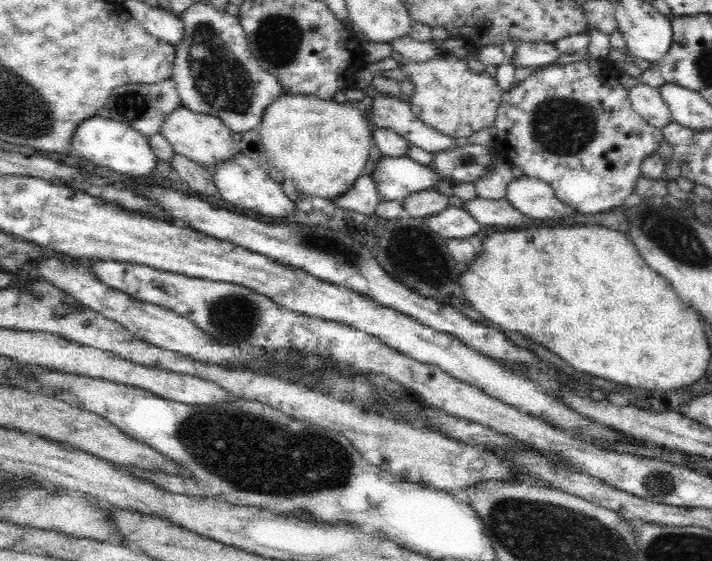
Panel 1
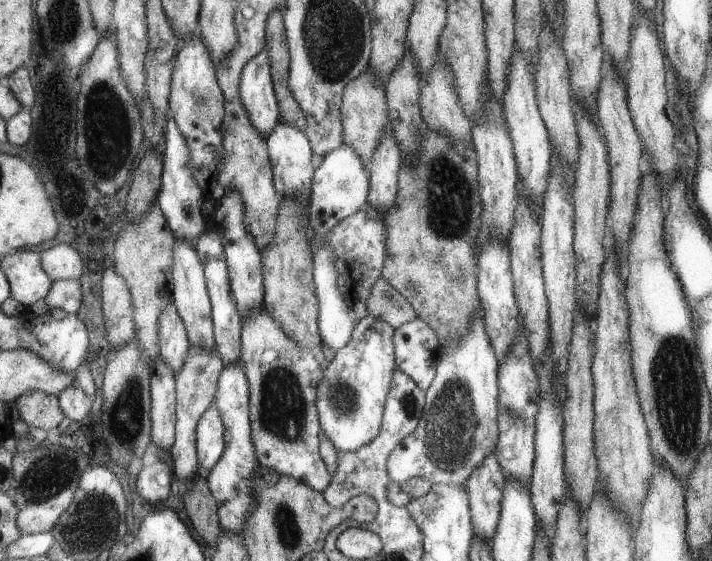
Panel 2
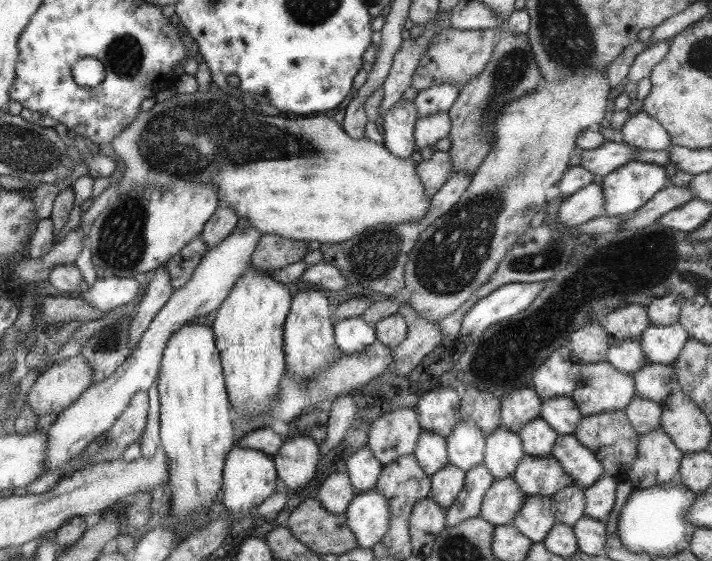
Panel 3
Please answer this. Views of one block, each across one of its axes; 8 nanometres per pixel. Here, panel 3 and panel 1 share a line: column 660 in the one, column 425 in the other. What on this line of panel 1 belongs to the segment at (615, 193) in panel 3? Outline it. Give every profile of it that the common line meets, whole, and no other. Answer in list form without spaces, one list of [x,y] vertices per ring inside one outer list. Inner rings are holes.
[[[382,156],[376,162],[370,178],[374,178],[376,182],[380,202],[392,202],[392,200],[402,202],[406,196],[414,192],[436,190],[434,184],[438,184],[438,180],[448,180],[432,172],[430,166],[414,162],[410,156],[402,158]]]

